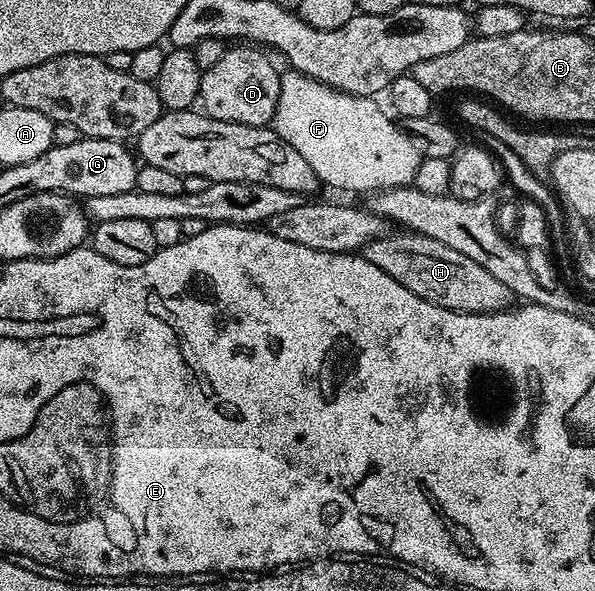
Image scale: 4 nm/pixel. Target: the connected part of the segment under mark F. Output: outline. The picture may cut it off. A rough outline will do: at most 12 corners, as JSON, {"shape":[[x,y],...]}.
{"shape":[[280,75],[273,127],[324,185],[414,181],[418,144],[369,96]]}

